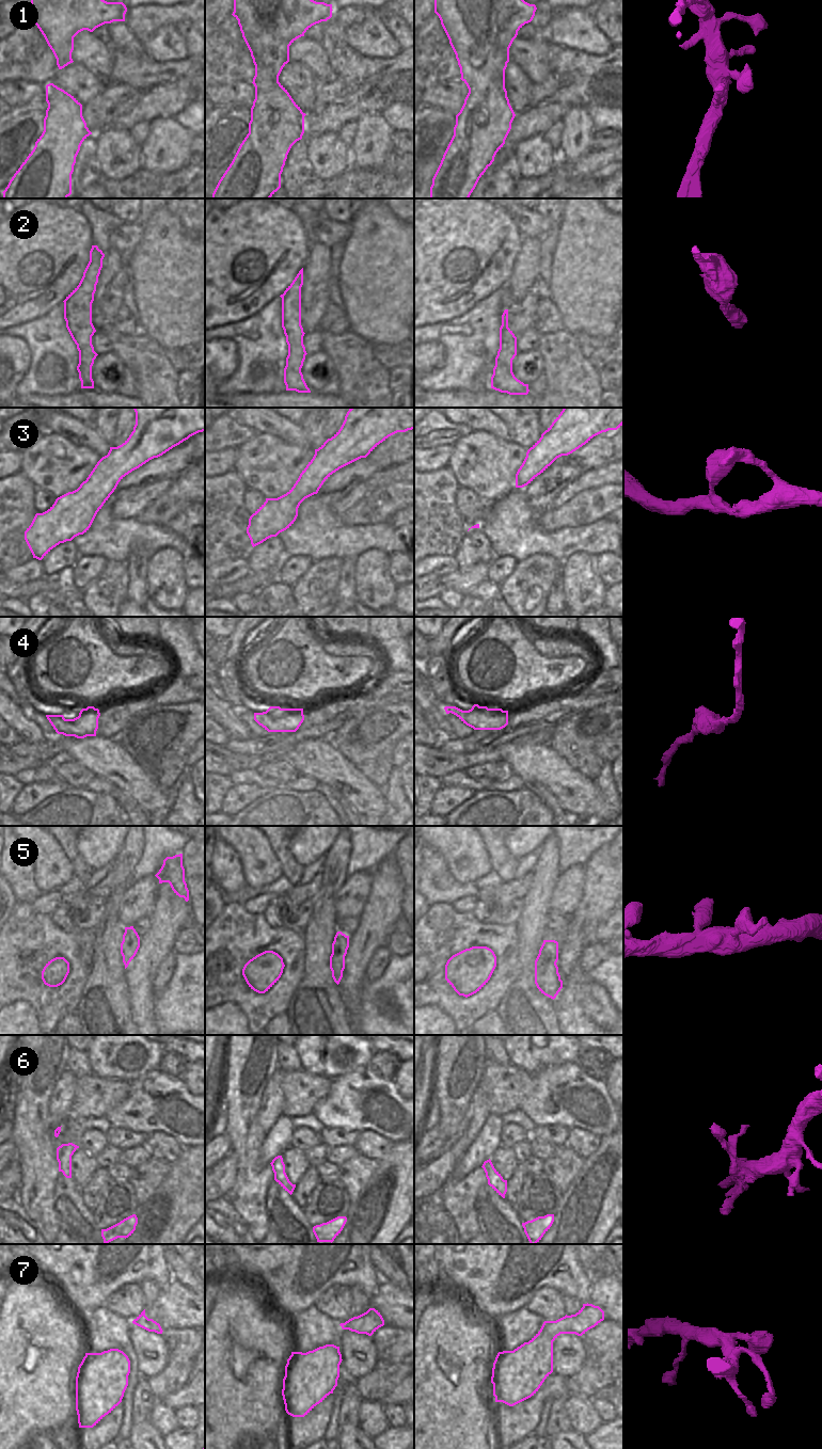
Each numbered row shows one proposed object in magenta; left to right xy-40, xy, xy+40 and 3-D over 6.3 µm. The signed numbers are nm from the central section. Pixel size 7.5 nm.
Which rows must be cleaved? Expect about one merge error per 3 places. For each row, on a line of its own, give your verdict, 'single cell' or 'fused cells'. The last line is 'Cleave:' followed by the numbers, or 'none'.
1: single cell
2: single cell
3: single cell
4: single cell
5: single cell
6: single cell
7: single cell
Cleave: none

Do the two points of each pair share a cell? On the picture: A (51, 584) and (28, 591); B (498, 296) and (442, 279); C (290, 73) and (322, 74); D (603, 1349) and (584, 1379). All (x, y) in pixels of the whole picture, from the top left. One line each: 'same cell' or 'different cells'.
A: same cell
B: different cells
C: different cells
D: same cell

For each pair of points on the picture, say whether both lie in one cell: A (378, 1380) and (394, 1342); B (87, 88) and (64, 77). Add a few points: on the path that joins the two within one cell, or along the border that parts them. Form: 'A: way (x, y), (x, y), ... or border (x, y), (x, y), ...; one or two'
A: way (388, 1370), (394, 1363), (394, 1352); one
B: way (81, 88), (69, 78); one

